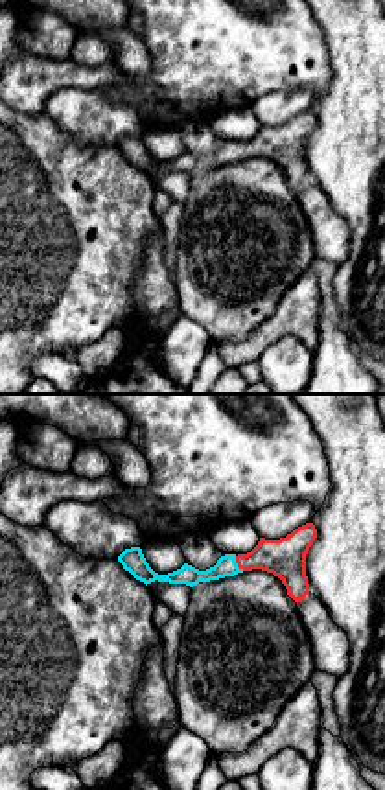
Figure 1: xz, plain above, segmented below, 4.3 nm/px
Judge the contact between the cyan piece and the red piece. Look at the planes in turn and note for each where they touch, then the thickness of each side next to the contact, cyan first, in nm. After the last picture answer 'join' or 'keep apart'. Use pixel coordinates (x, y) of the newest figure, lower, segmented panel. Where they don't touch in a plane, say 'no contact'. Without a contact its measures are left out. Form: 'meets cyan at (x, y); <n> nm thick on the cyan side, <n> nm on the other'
meets cyan at (236, 564); 90 nm thick on the cyan side, 180 nm on the other

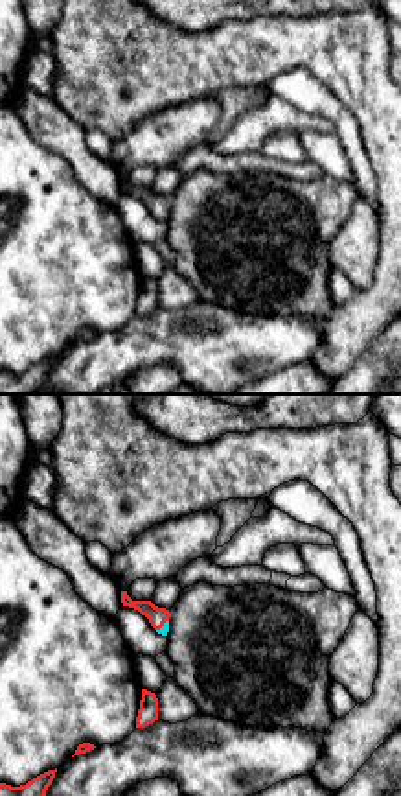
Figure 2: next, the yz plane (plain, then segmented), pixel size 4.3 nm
meets cyan at (164, 625); 40 nm thick on the cyan side, 80 nm on the other

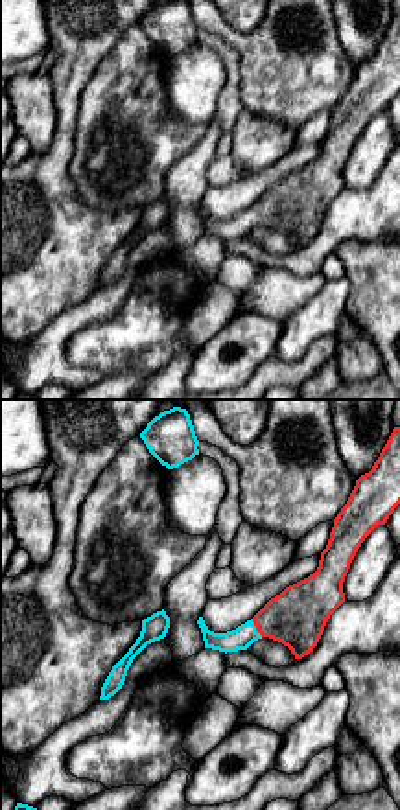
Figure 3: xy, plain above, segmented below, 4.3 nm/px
meets cyan at (255, 628); 100 nm thick on the cyan side, 260 nm on the other

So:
join

